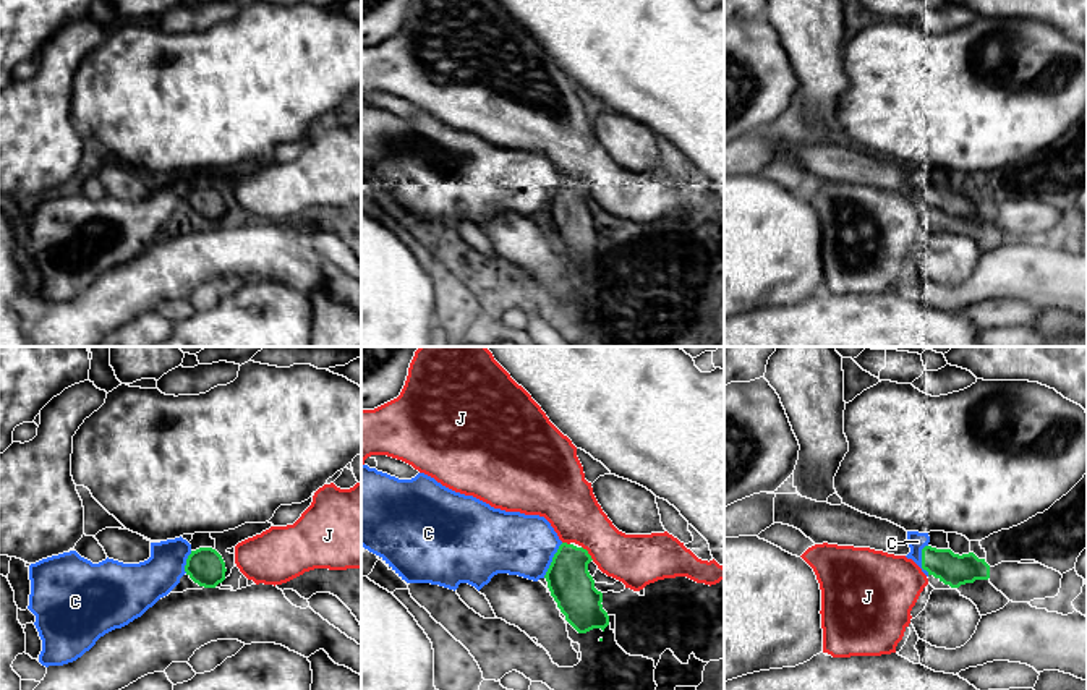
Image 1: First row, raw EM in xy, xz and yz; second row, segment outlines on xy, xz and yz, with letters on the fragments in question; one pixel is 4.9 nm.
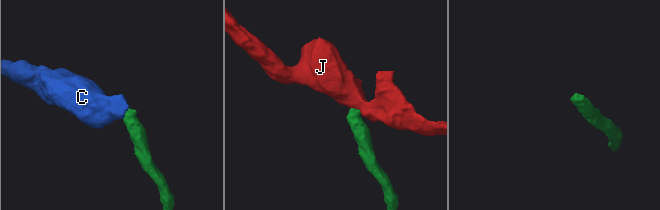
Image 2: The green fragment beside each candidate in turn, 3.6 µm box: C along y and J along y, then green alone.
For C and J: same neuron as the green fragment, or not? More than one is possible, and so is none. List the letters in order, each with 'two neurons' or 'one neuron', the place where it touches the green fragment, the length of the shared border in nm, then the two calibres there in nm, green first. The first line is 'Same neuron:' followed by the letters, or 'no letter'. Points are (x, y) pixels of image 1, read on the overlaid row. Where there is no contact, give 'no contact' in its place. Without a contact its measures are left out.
Same neuron: no letter
C: two neurons; contact xz (553, 561); length 200 nm; calibres 220 and 300 nm
J: two neurons; contact xz (587, 553); length 90 nm; calibres 220 and 260 nm

